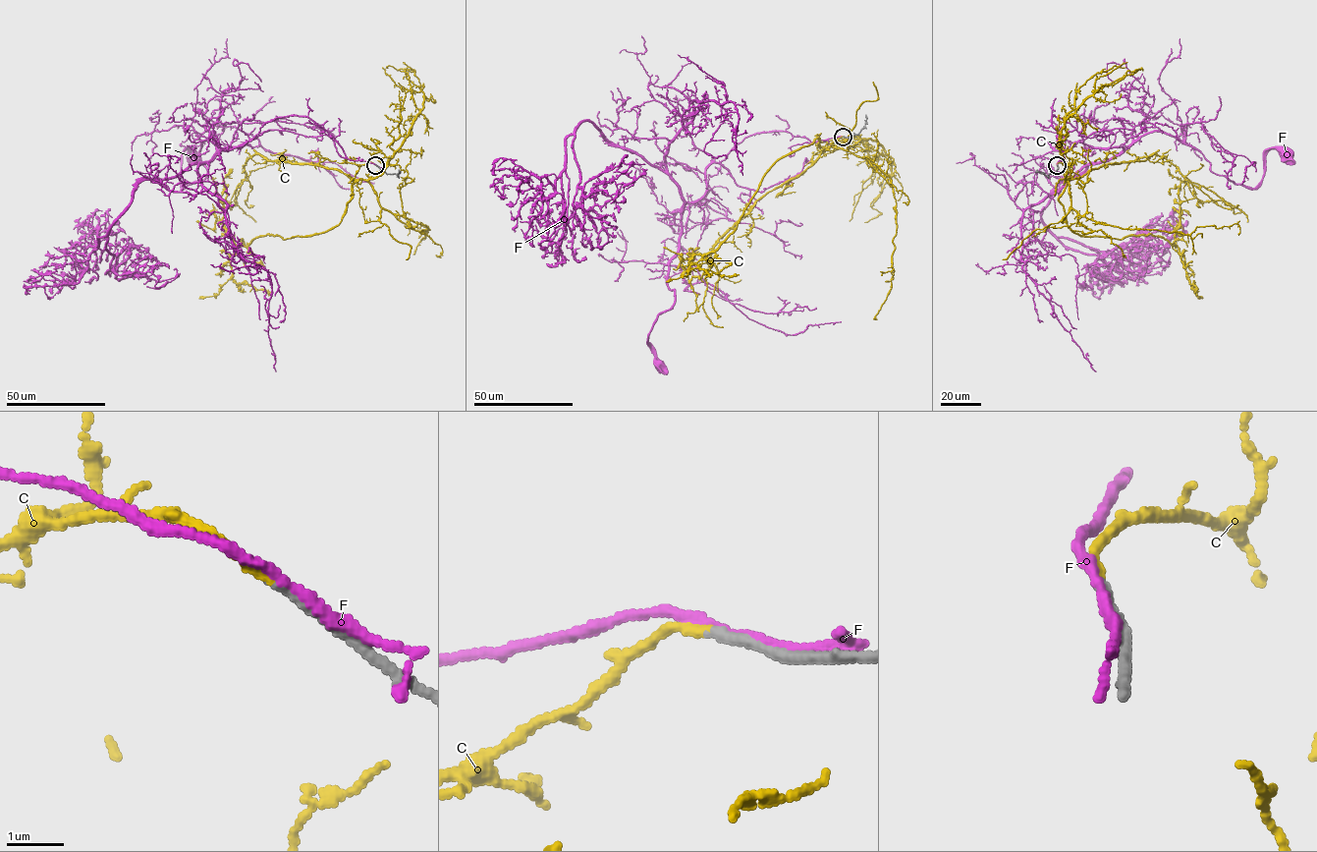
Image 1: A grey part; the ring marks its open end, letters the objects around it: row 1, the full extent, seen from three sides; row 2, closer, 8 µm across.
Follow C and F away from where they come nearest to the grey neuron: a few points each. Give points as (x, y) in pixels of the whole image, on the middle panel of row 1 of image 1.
C: (843, 137), (821, 151), (817, 138), (782, 156), (764, 176), (734, 230), (714, 252), (688, 259), (698, 312)
F: (843, 136), (754, 133), (705, 171), (705, 193), (685, 204), (669, 263), (675, 304), (648, 334), (660, 367)

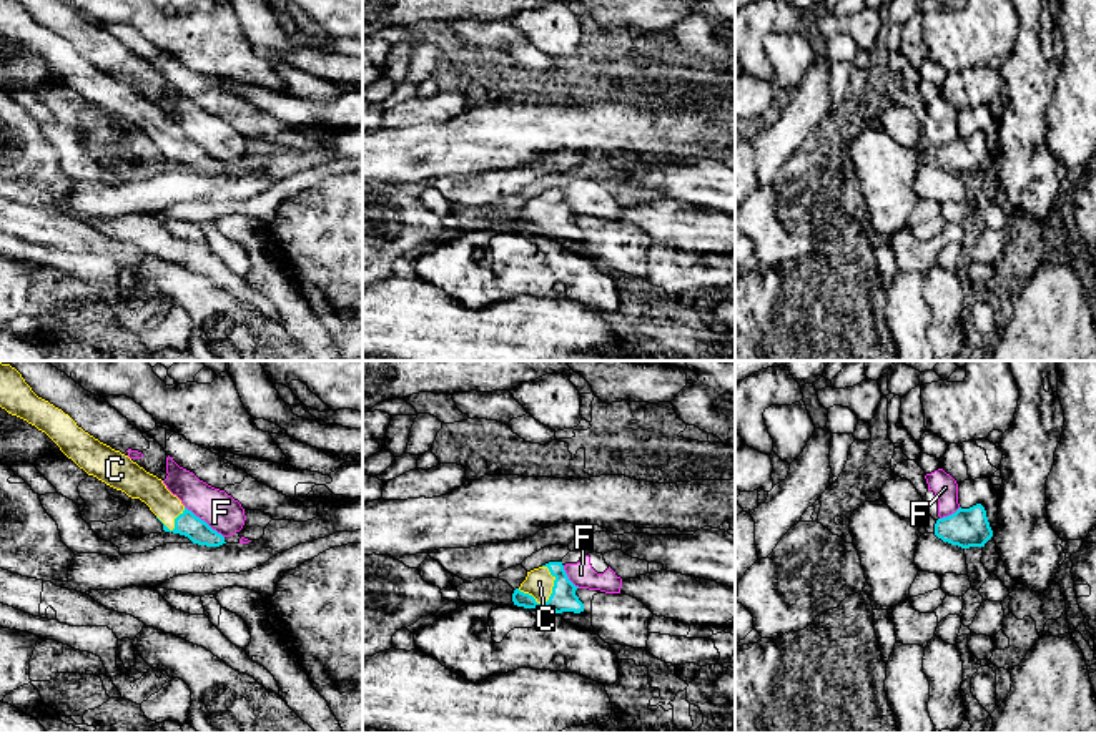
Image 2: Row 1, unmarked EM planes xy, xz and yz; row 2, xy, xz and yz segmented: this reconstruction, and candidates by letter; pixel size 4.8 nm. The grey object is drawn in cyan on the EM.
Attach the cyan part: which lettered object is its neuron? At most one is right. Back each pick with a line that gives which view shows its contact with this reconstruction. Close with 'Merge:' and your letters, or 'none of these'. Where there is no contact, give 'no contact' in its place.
C: meets cyan in xz
Merge: C

